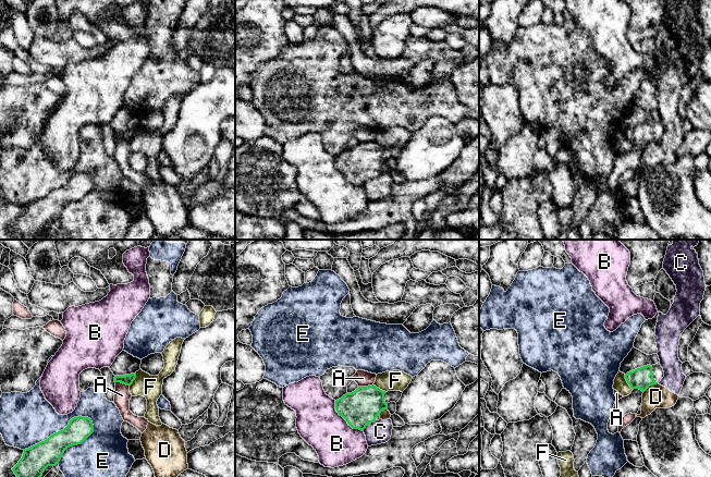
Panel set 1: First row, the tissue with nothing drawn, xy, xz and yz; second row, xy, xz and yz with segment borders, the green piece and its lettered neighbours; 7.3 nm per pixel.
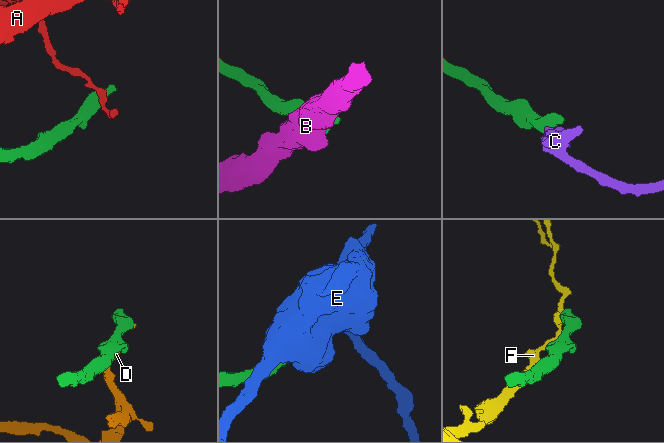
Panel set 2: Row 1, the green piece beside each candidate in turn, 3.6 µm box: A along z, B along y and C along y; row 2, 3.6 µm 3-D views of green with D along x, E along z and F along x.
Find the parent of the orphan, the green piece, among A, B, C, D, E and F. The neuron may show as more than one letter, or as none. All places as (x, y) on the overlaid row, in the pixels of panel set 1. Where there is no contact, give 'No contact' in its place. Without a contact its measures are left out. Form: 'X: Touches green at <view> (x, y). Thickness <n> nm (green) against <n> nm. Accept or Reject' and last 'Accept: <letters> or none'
A: Touches green at xz (365, 387). Thickness 260 nm (green) against 120 nm. Reject
B: Touches green at xz (344, 418). Thickness 260 nm (green) against 320 nm. Reject
C: Touches green at xz (369, 423). Thickness 260 nm (green) against 170 nm. Reject
D: Touches green at yz (650, 384). Thickness 160 nm (green) against 180 nm. Reject
E: Touches green at xy (59, 431). Thickness 190 nm (green) against 380 nm. Reject
F: Touches green at yz (627, 382). Thickness 160 nm (green) against 100 nm. Reject
Accept: none

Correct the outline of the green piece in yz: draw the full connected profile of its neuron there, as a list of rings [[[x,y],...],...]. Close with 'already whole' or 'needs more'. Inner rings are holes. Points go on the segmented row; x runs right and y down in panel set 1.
[[[660,363],[637,368],[625,375],[625,379],[630,388],[633,390],[639,389],[642,392],[645,392],[650,386],[659,383],[663,377],[664,371]]]; needs more

